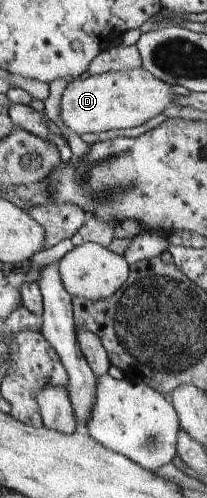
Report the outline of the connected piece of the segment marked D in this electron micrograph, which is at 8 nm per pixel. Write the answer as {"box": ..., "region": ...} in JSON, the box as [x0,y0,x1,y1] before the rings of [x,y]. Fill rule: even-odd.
{"box":[61,66,175,136],"region":[[[142,66],[129,70],[109,71],[81,80],[75,79],[65,88],[61,98],[61,118],[80,136],[85,132],[101,135],[112,128],[141,126],[175,103],[171,85],[155,78]]]}

